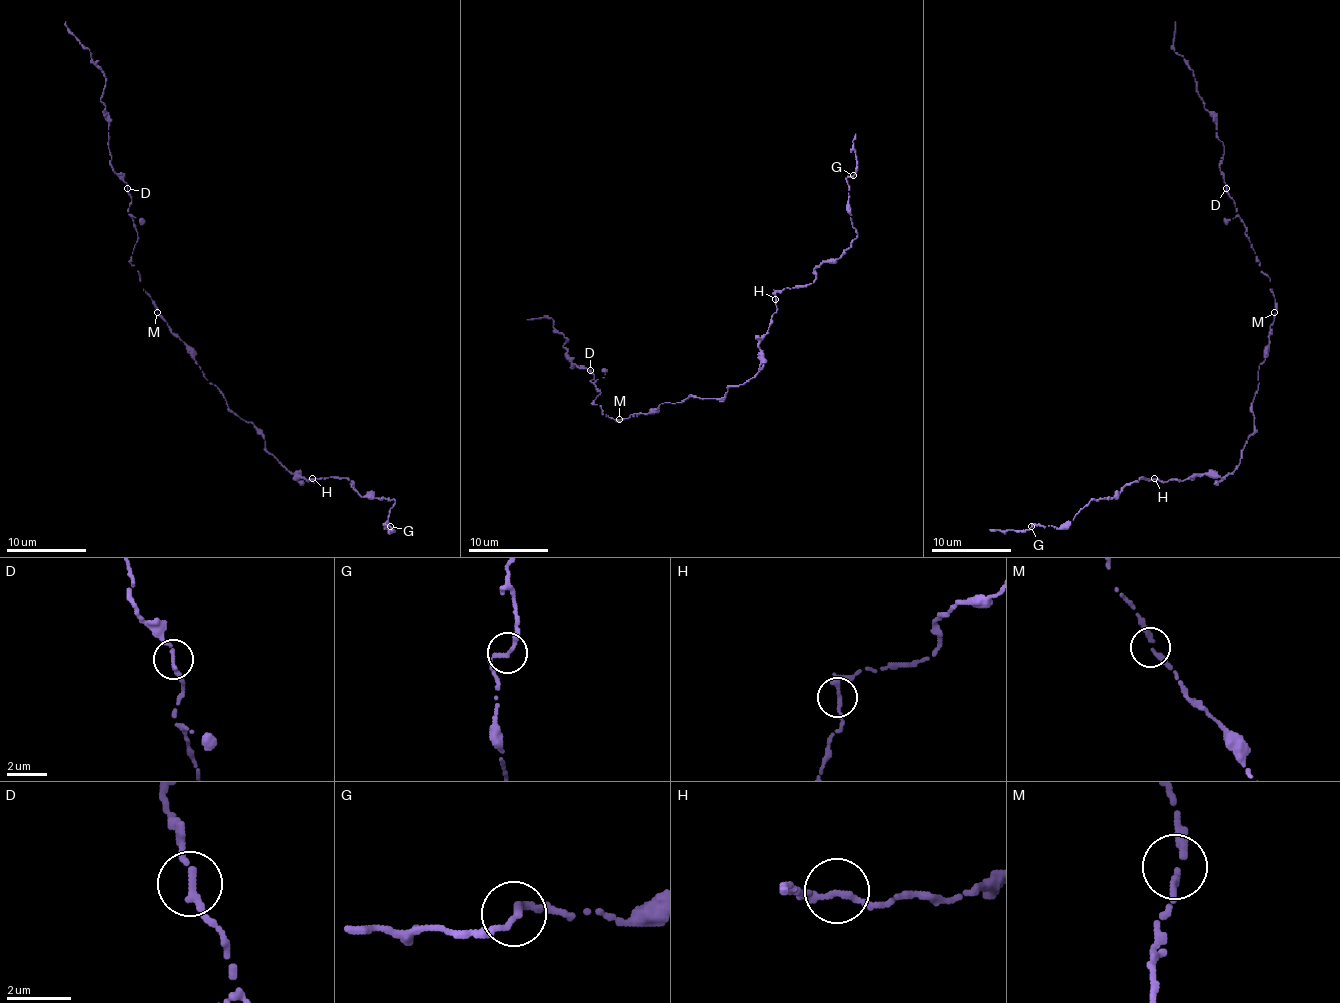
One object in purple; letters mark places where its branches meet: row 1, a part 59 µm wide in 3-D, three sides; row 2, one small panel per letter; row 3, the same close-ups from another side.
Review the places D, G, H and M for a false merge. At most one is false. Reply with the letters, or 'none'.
none

